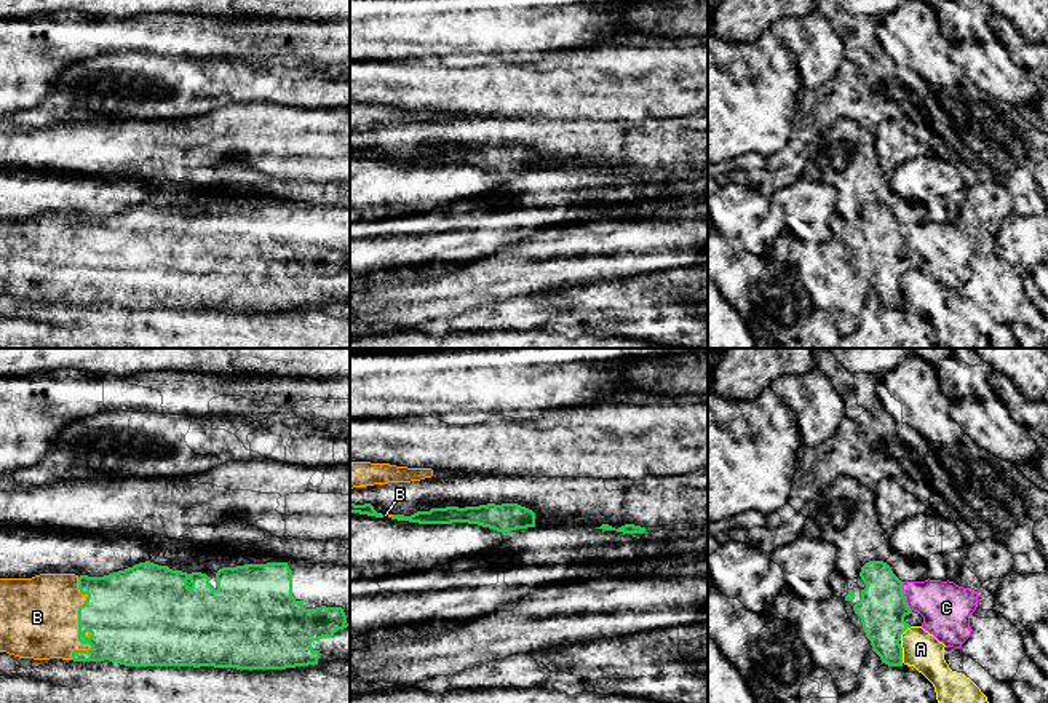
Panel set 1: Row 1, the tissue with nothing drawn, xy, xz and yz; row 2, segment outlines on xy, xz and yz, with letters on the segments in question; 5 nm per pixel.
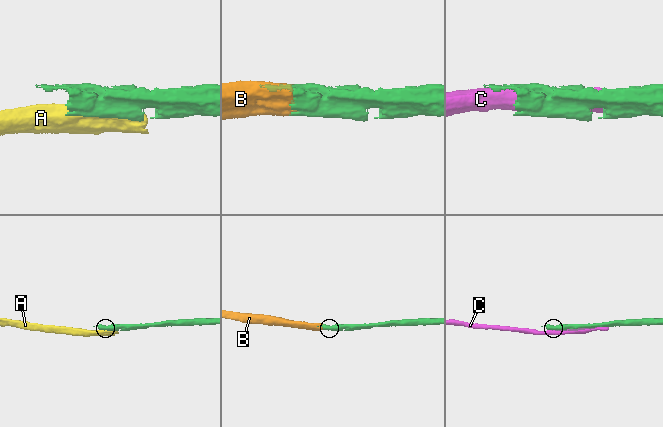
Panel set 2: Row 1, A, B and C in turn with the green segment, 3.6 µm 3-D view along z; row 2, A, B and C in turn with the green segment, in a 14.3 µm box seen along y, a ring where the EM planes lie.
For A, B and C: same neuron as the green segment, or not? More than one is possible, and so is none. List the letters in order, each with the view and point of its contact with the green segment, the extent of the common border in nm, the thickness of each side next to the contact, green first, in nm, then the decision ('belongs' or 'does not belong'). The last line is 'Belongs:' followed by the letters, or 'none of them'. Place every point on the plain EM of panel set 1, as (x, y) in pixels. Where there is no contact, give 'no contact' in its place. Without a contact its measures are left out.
A: yz (901, 296) | 100 nm | 240/190 nm | does not belong
B: xy (79, 269) | 420 nm | 420/400 nm | belongs
C: yz (905, 238) | 150 nm | 240/260 nm | does not belong
Belongs: B

